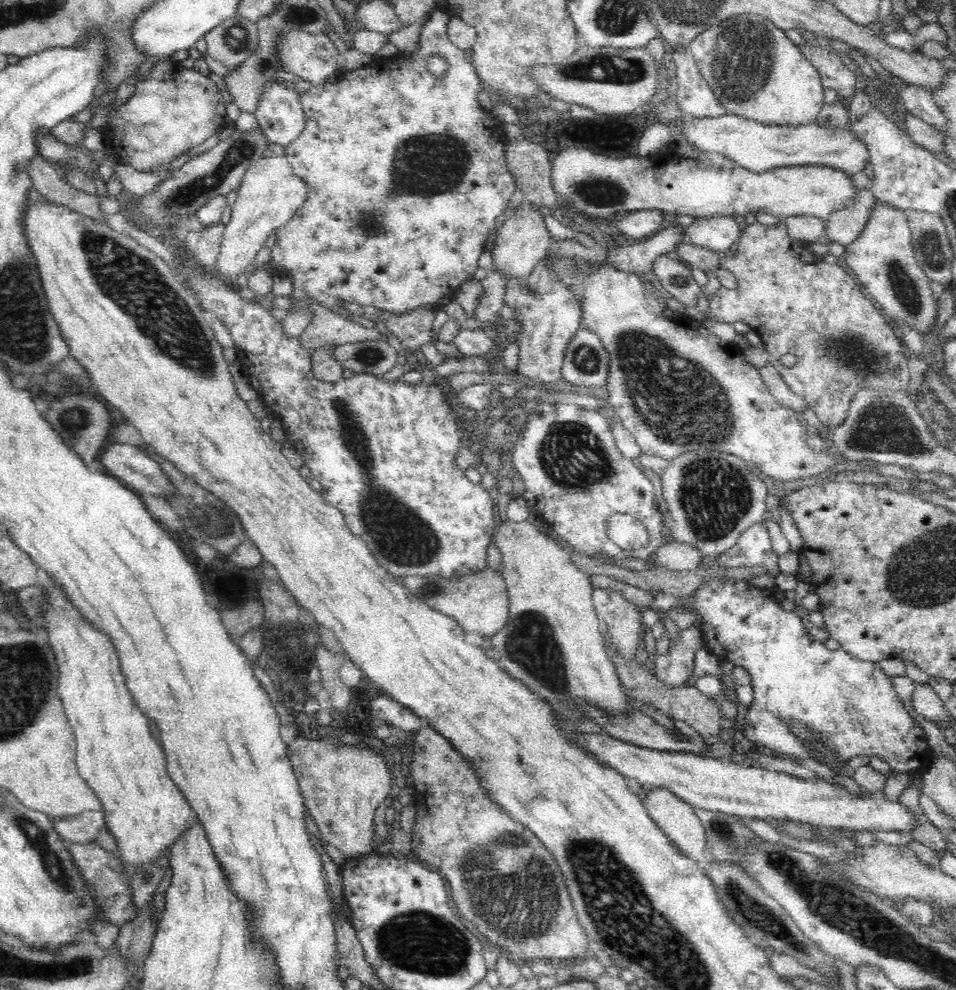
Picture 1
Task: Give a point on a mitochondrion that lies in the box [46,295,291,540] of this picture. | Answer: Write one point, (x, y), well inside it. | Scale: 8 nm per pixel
(76, 421)

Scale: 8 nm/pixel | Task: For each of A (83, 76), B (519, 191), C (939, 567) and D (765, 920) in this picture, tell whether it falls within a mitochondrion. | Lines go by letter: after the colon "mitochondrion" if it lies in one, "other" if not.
A: other
B: other
C: mitochondrion
D: mitochondrion

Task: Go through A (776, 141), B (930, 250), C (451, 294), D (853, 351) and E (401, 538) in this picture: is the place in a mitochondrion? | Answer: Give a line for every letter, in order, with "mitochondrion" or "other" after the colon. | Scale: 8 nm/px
A: other
B: mitochondrion
C: other
D: mitochondrion
E: mitochondrion

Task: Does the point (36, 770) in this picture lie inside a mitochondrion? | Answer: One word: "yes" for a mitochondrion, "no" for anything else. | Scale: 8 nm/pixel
no

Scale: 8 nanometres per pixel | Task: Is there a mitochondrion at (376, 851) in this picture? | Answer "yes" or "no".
no

